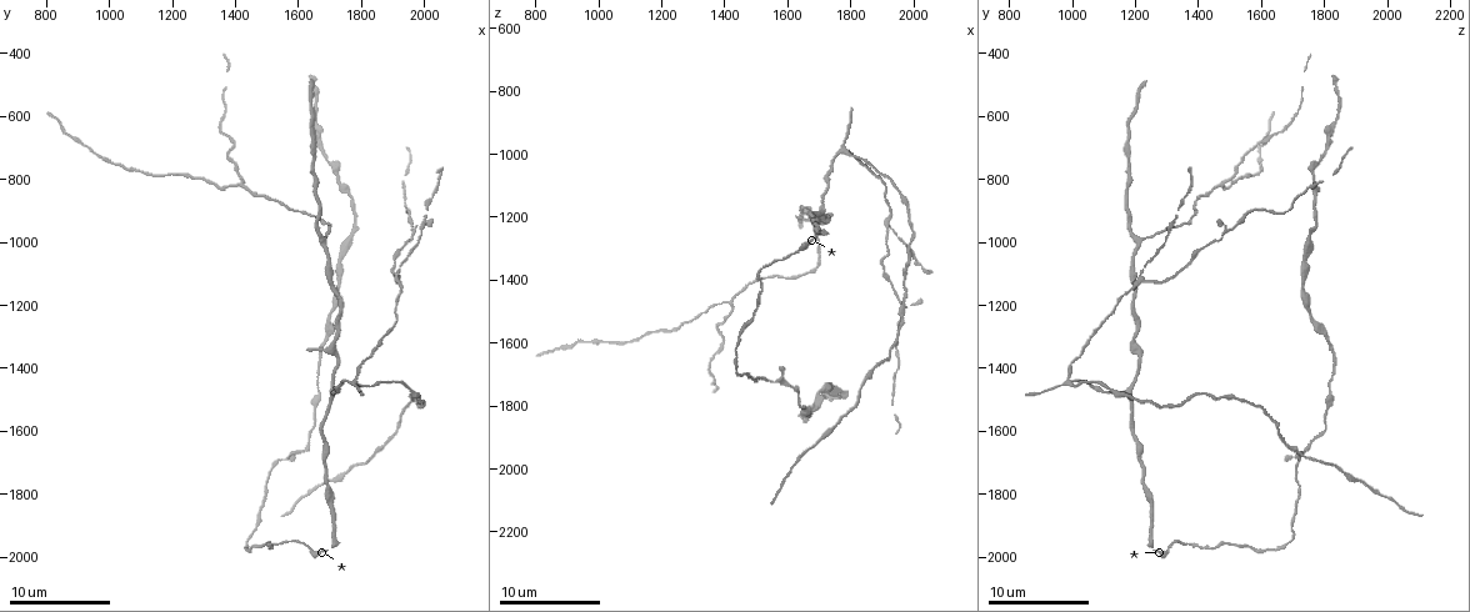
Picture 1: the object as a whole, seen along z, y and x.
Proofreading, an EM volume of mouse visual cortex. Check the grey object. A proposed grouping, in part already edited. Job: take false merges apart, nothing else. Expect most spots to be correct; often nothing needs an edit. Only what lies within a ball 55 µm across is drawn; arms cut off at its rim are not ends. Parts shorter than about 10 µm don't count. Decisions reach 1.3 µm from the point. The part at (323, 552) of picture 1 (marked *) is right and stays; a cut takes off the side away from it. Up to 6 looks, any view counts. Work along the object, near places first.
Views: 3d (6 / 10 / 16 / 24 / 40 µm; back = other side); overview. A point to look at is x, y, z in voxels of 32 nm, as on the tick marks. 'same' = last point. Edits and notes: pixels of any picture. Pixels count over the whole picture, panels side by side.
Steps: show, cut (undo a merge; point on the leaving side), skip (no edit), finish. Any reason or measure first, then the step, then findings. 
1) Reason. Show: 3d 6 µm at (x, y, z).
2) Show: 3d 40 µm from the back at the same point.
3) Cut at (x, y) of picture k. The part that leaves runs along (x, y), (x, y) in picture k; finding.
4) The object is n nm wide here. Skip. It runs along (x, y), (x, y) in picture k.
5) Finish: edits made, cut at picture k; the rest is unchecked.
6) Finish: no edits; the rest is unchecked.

Four-way junction. Show: 3d 10 µm at (1770, 1450, 980).

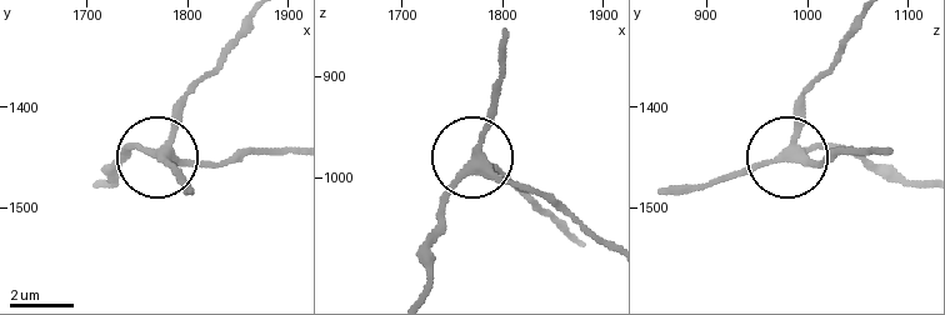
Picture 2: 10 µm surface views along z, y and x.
The object is 290 nm wide here. Skip. It runs along (100, 188), (135, 146), (161, 146), (189, 93) in picture 2; one cell here.

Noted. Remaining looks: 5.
Three arms meet. Show: 3d 16 µm at (1700, 1480, 1170).

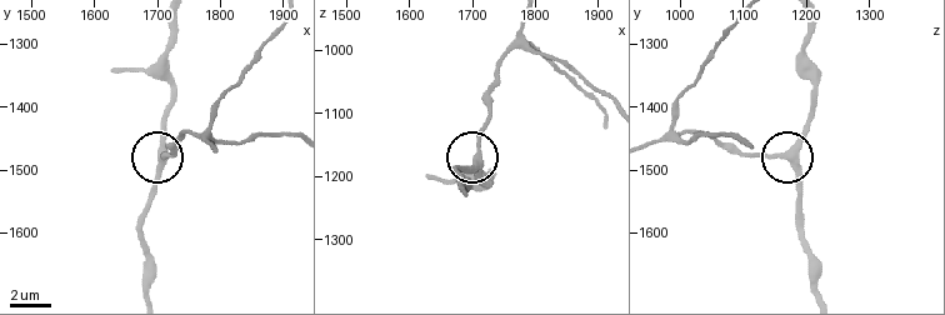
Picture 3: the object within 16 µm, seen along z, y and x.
Show: 3d 6 µm at (1710, 1470, 1170).

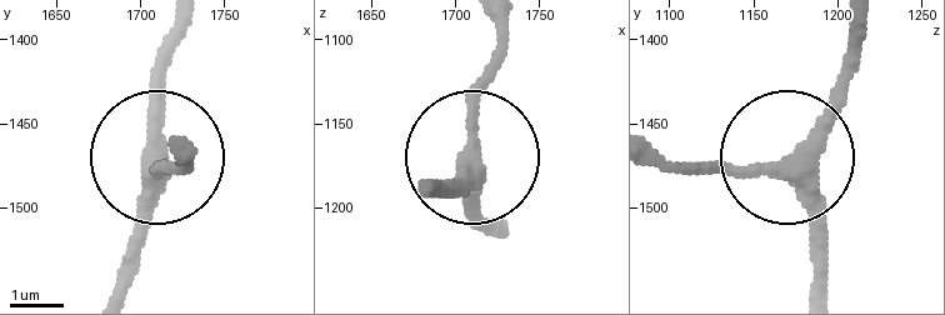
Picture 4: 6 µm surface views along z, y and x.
The object is 320 nm wide here. Skip. It runs along (828, 281), (800, 174), (774, 160), (653, 160) in picture 4; all the same cell.

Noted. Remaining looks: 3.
Arms part here. Show: 3d 10 µm at (1680, 1000, 1220).

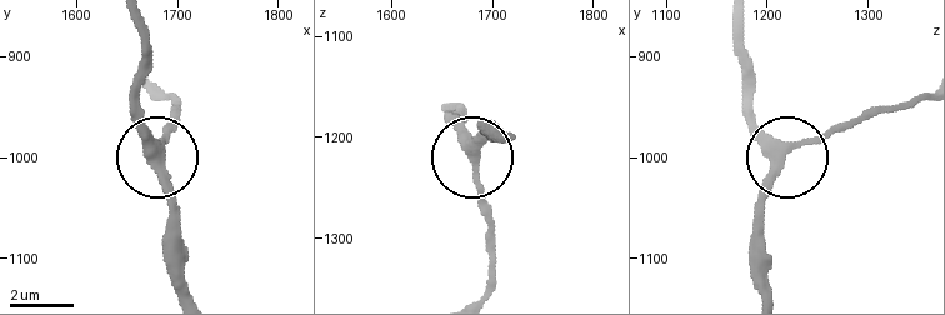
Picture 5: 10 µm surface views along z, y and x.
The object is 330 nm wide here. Skip. All the same cell.

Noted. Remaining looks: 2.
Finish: no edits; the rest is unchecked.

